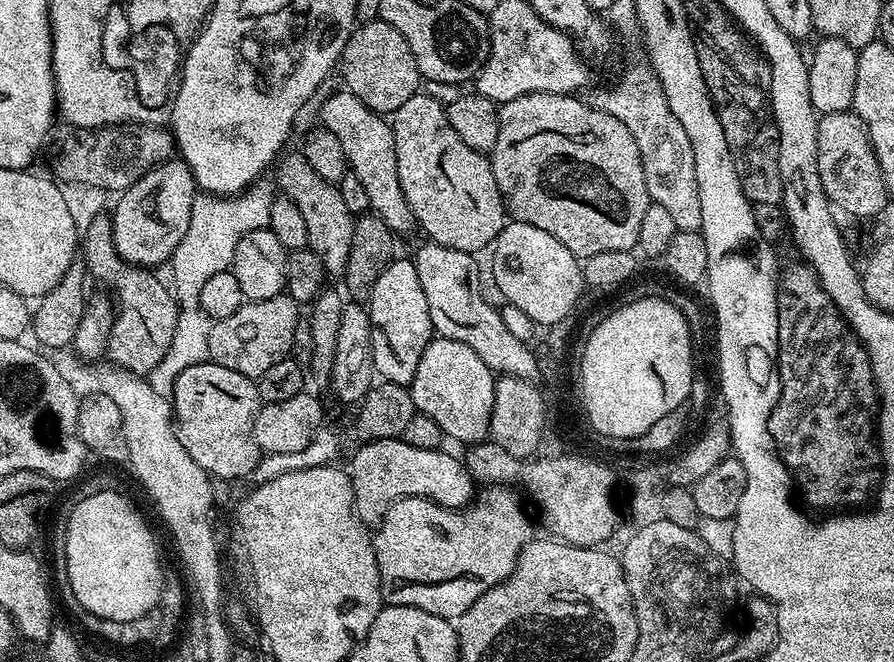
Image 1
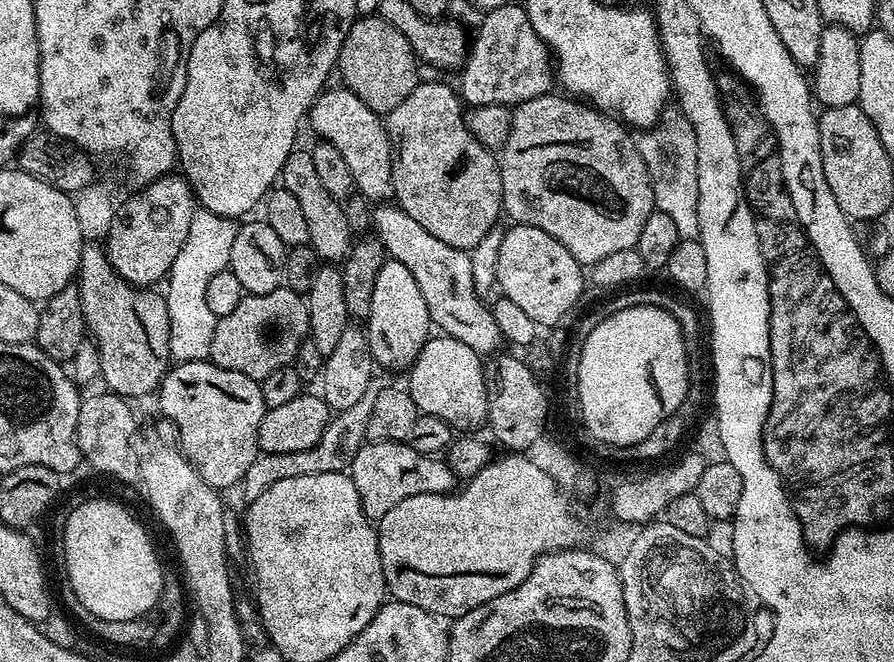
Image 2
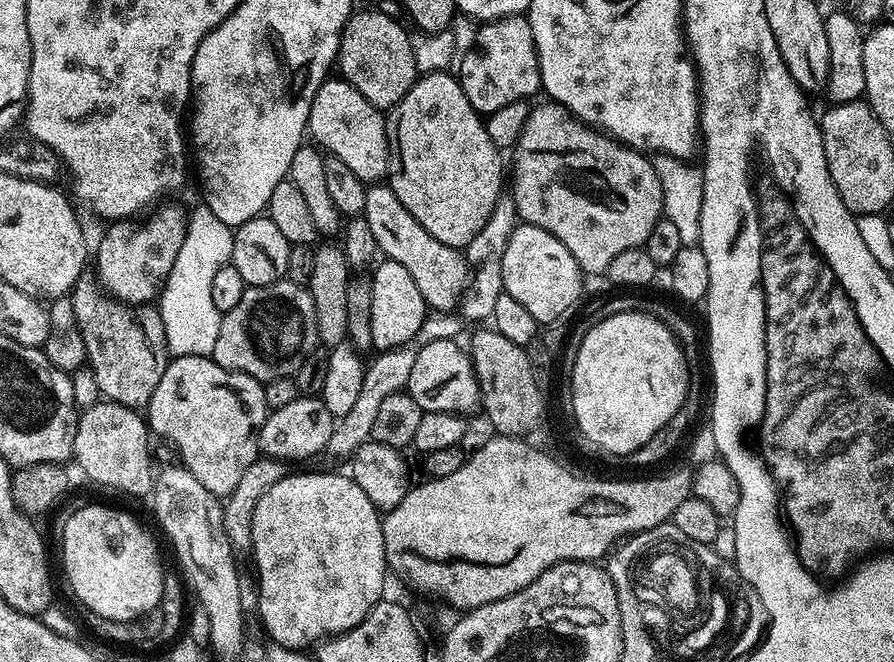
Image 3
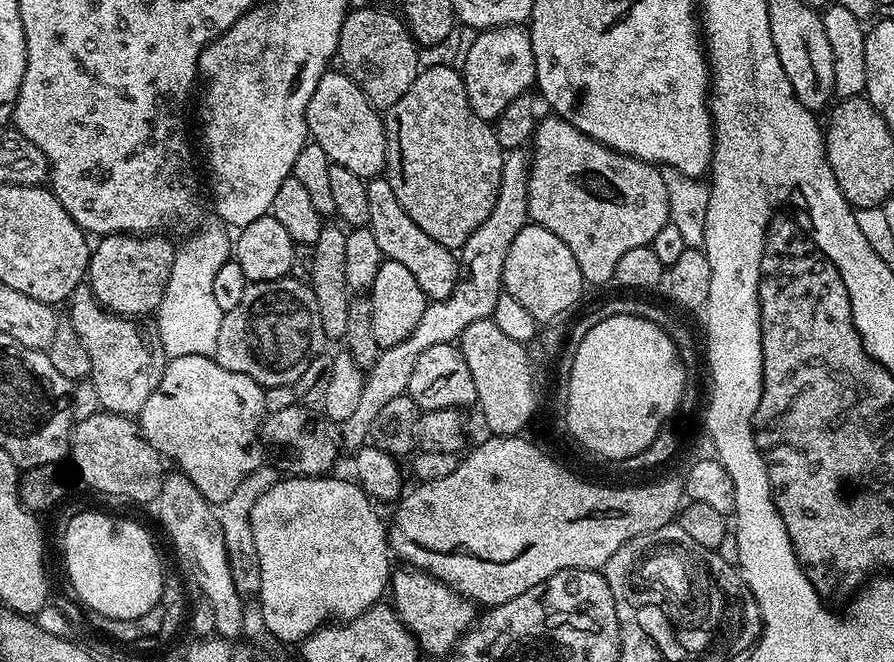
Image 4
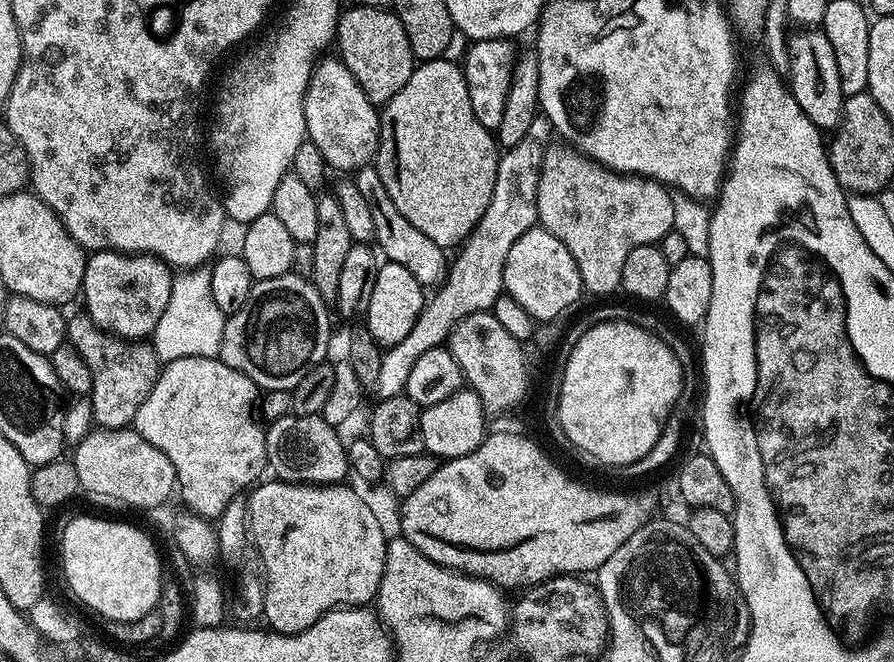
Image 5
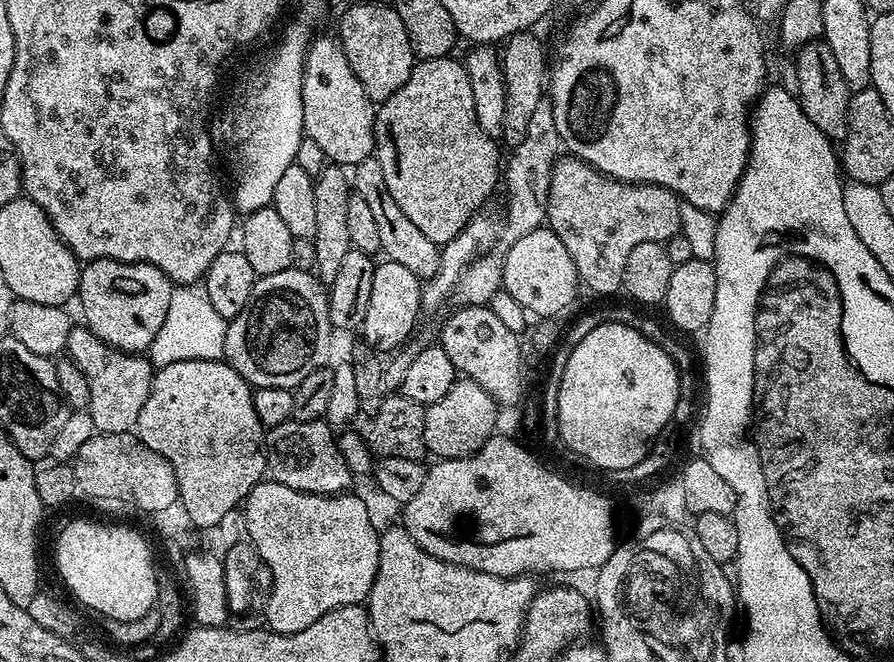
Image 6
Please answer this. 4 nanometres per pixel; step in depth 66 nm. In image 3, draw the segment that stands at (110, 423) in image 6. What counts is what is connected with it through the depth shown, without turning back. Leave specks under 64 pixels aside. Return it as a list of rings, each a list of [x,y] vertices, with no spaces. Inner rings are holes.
[[[86,270],[80,275],[71,290],[70,299],[74,306],[74,318],[78,318],[78,330],[82,330],[82,342],[86,342],[86,364],[92,369],[94,378],[98,378],[101,397],[128,408],[143,409],[154,390],[158,390],[158,382],[162,382],[162,374],[170,359],[159,307],[151,303],[125,304],[105,291],[104,285],[92,270]]]

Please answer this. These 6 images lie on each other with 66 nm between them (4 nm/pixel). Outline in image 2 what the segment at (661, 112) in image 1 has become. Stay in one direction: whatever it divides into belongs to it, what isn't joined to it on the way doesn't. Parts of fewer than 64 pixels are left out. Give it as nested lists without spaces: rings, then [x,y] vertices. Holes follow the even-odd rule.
[[[685,120],[663,121],[643,131],[637,139],[639,153],[651,176],[657,211],[669,215],[681,239],[697,239],[698,222],[697,136]]]

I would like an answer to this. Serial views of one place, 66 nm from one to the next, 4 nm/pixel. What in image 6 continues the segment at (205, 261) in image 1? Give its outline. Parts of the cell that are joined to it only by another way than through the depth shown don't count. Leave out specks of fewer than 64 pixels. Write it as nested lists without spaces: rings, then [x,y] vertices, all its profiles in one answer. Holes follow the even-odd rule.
[[[203,283],[181,284],[172,289],[166,322],[162,322],[162,330],[158,330],[146,355],[157,369],[187,360],[224,360],[227,329],[228,321],[218,314],[218,310],[214,310]]]

